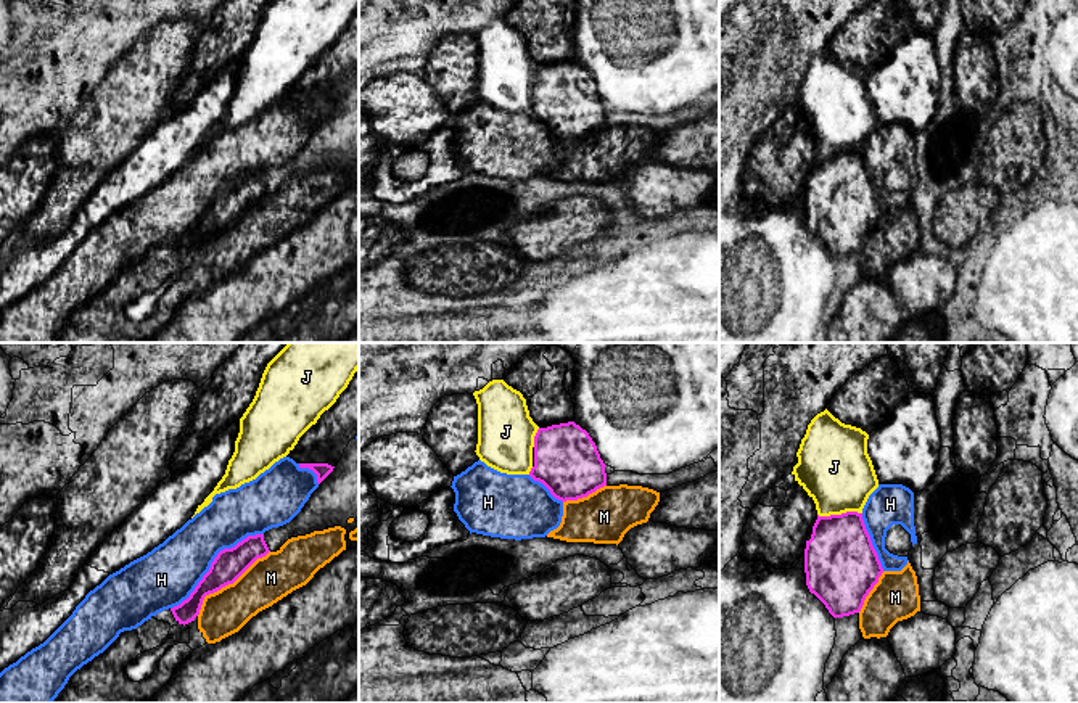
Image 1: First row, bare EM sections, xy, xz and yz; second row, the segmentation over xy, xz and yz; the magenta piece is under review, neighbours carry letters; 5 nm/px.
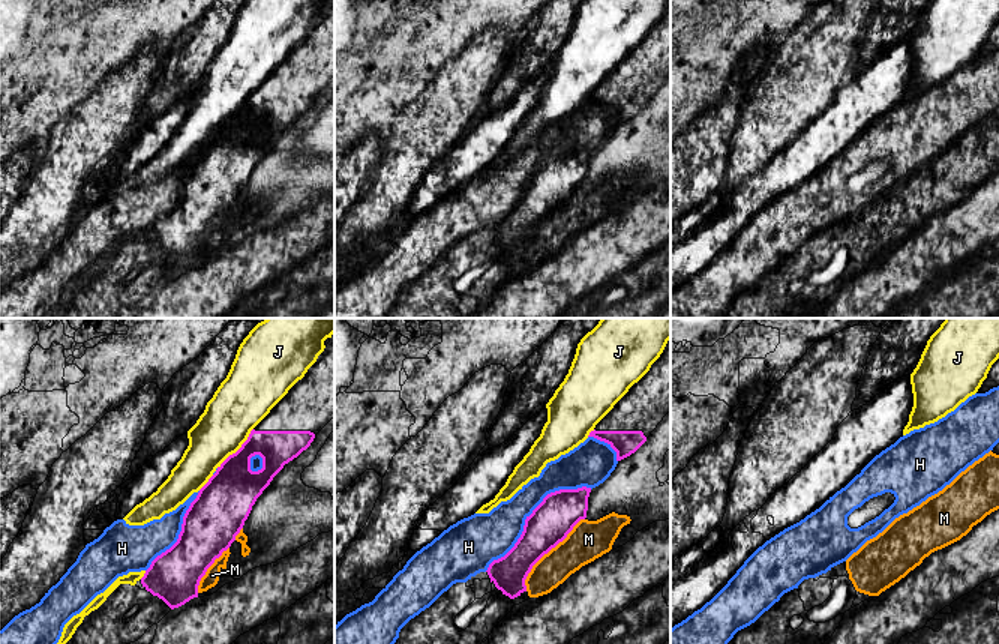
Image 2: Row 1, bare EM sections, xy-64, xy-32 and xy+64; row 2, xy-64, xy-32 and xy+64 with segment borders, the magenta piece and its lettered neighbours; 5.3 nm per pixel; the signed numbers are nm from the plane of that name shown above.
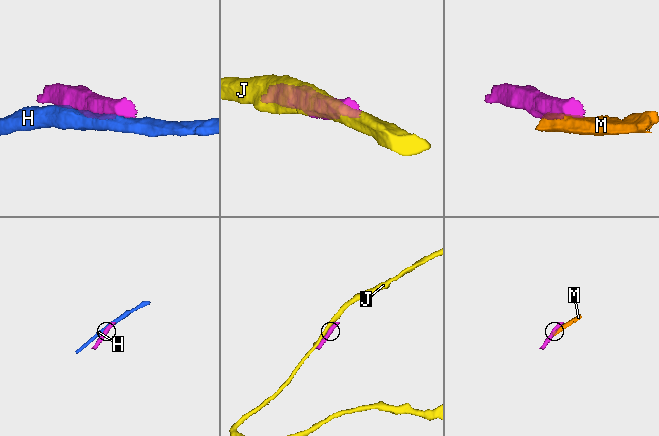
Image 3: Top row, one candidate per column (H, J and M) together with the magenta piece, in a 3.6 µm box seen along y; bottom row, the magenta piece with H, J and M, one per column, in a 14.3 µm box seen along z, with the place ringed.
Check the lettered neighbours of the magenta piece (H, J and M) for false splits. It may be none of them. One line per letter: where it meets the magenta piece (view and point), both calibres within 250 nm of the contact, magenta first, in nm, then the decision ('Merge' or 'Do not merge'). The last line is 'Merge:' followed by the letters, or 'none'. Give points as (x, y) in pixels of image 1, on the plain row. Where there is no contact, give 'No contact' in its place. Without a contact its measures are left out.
H: Touches magenta at xy (213, 201). Thickness 160 nm (magenta) against 300 nm. Do not merge
J: Touches magenta at yz (839, 155). Thickness 360 nm (magenta) against 360 nm. Do not merge
M: Touches magenta at xy (227, 224). Thickness 160 nm (magenta) against 220 nm. Do not merge
Merge: none

